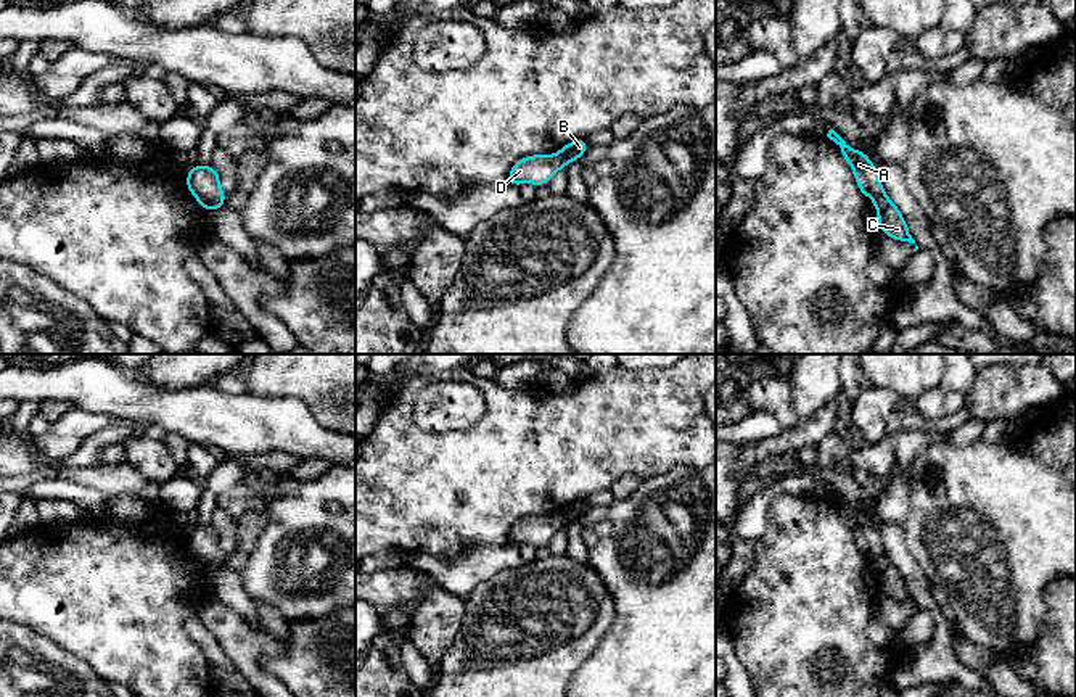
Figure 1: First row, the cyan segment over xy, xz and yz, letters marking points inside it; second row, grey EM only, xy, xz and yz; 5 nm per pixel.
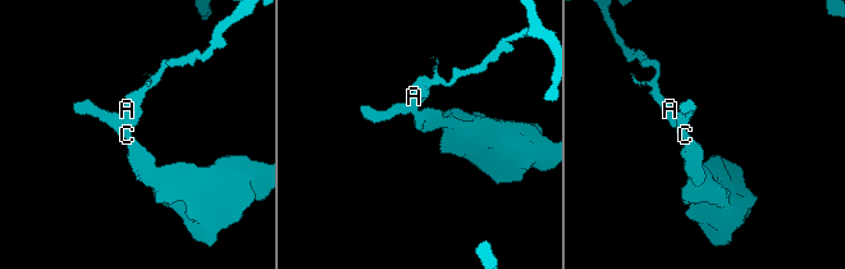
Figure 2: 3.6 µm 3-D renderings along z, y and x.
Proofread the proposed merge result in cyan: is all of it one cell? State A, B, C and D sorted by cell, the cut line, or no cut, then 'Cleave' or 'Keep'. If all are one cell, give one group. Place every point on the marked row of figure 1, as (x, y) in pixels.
Groups: A B / C D. Split along xz (557, 153), (568, 161). Cleave

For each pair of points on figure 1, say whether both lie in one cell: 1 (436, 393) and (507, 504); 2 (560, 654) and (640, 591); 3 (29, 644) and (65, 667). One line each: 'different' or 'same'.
1: different
2: different
3: same

